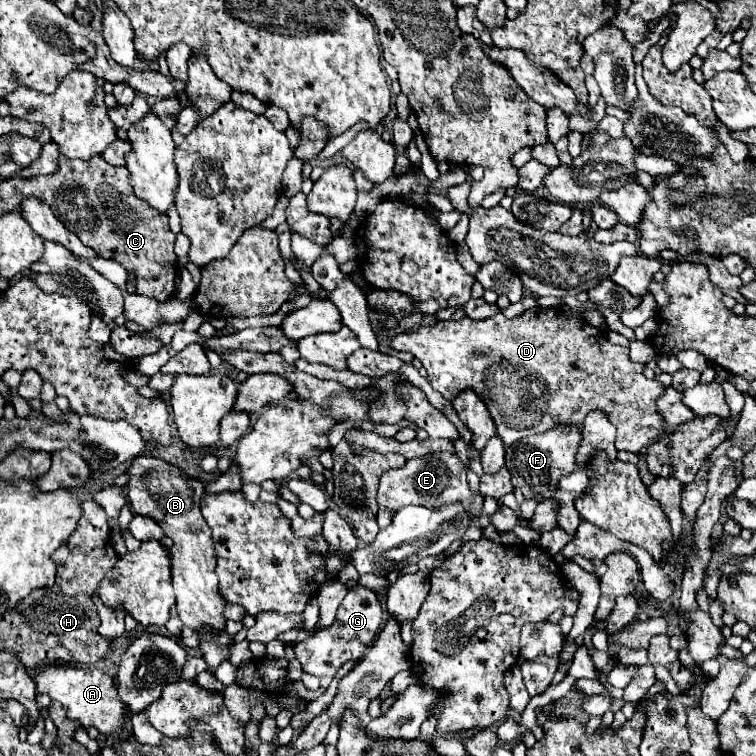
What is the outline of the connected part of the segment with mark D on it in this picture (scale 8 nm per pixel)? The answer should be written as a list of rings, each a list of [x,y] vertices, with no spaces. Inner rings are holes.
[[[535,306],[513,320],[505,318],[501,312],[487,320],[443,320],[433,326],[419,326],[417,330],[407,330],[393,336],[391,348],[395,348],[397,352],[411,352],[427,370],[431,386],[447,400],[453,400],[455,394],[463,392],[463,388],[467,386],[473,388],[487,404],[497,426],[497,434],[503,438],[505,446],[515,444],[515,440],[523,436],[545,432],[547,428],[551,428],[551,424],[557,422],[579,424],[591,410],[603,410],[609,422],[617,428],[617,450],[639,454],[643,452],[643,448],[647,448],[647,444],[653,444],[659,436],[663,436],[665,424],[663,418],[655,412],[655,400],[663,392],[663,384],[659,384],[657,380],[647,380],[643,376],[643,366],[631,362],[627,346],[609,342],[587,320],[565,314],[561,308]],[[533,398],[543,398],[541,410],[535,410],[531,406]]]

